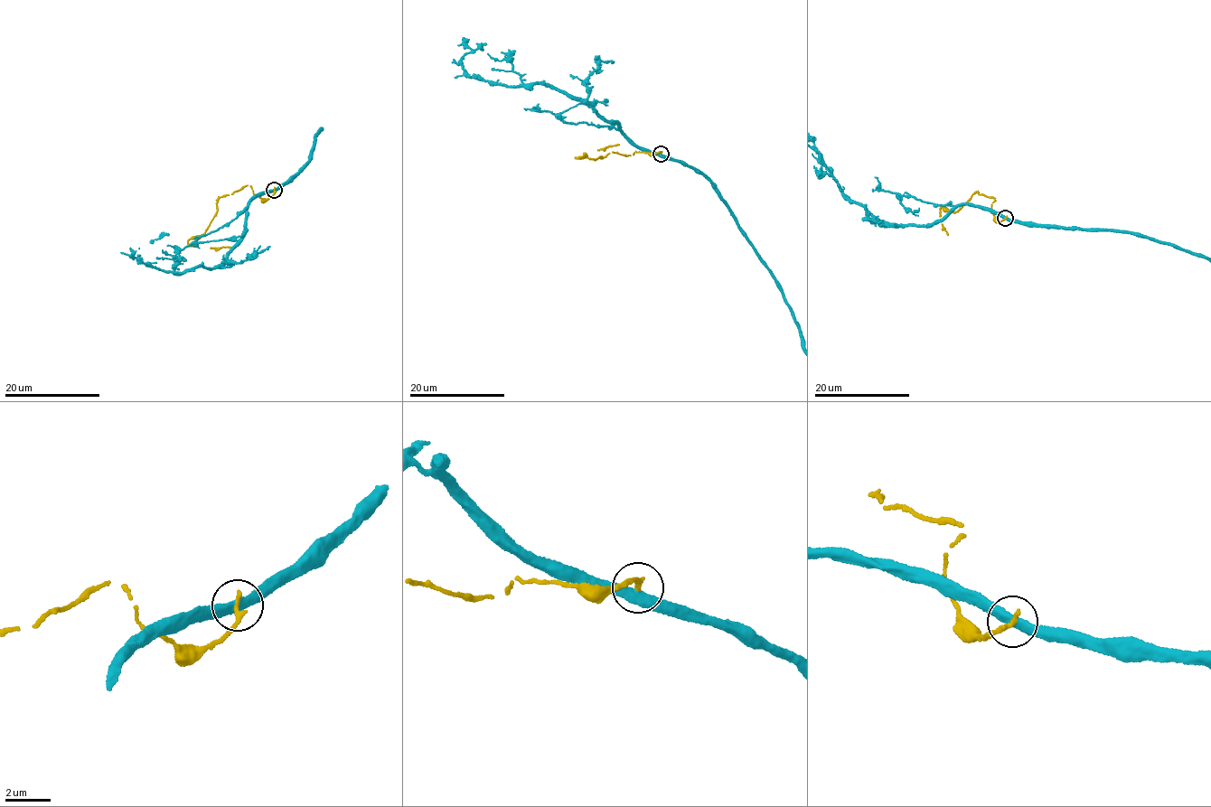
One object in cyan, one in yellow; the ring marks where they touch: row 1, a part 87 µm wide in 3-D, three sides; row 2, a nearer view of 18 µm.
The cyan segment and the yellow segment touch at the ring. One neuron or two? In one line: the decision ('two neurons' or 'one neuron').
two neurons

